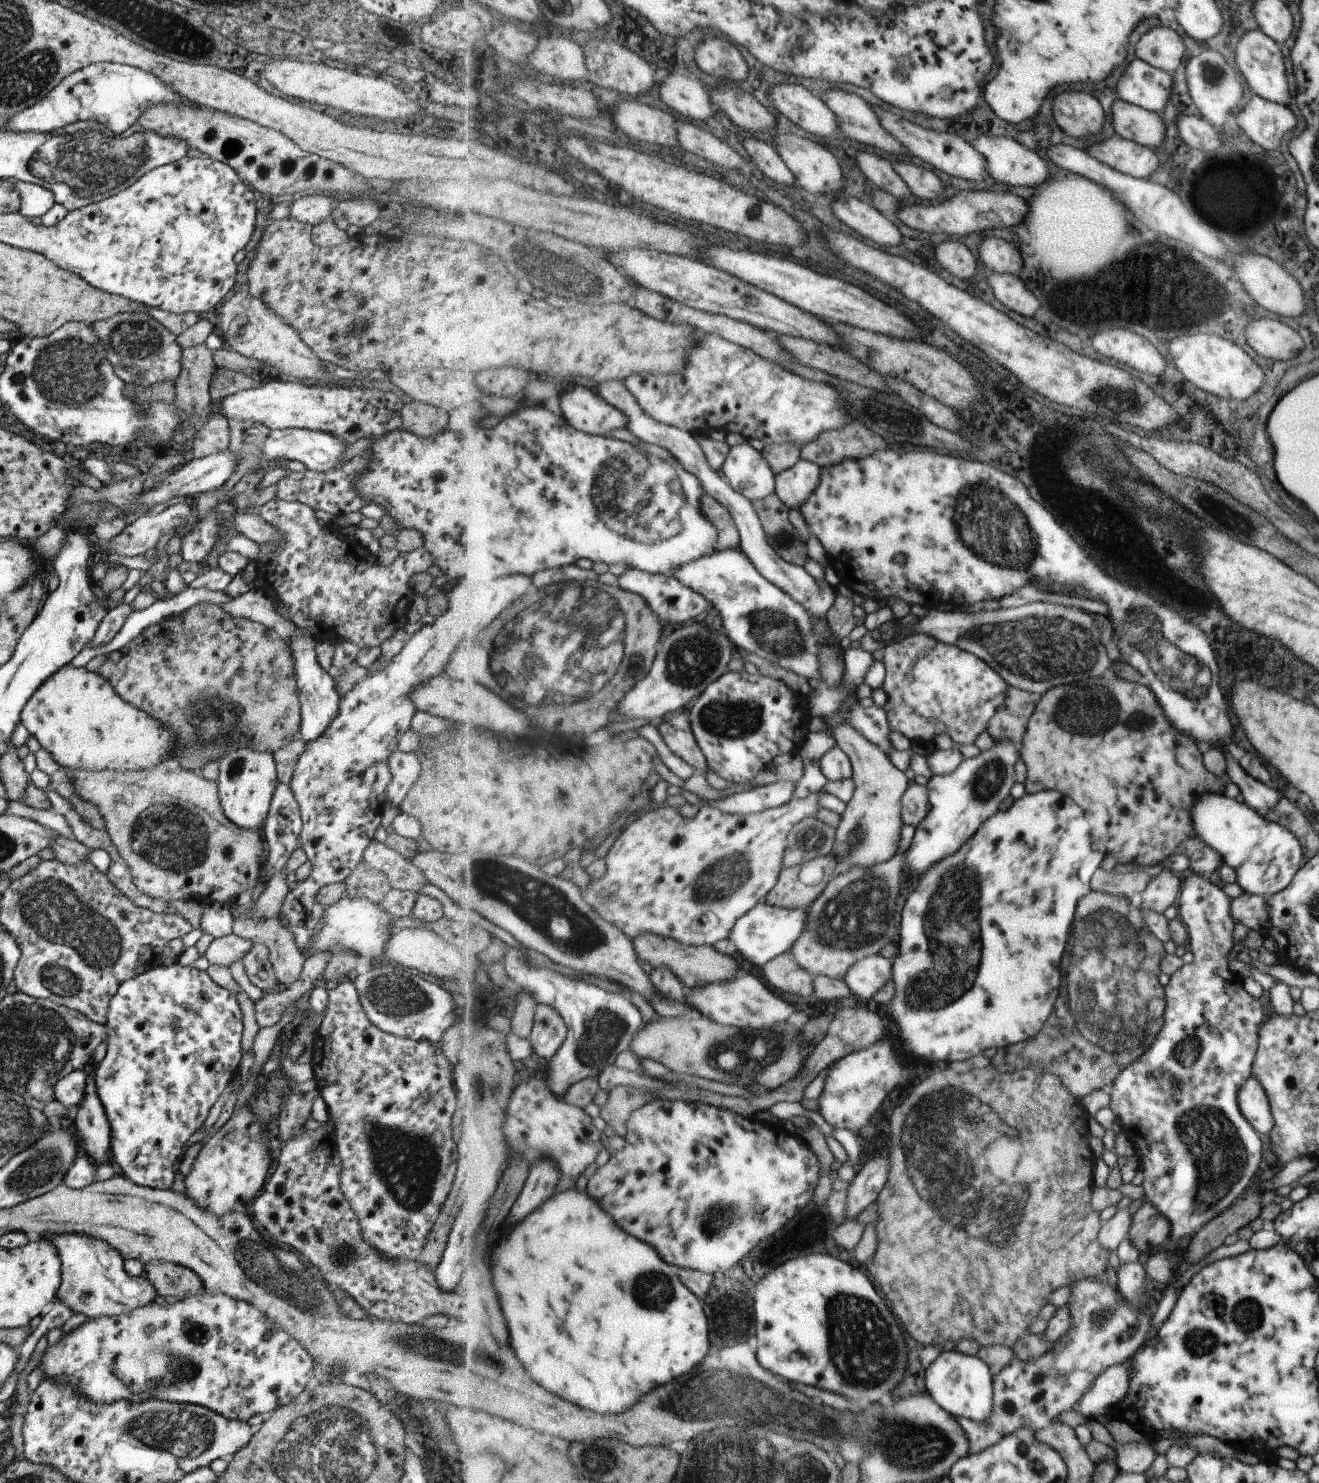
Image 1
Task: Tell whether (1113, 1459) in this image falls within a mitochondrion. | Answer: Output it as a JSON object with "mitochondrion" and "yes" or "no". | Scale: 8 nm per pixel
{"mitochondrion":"no"}

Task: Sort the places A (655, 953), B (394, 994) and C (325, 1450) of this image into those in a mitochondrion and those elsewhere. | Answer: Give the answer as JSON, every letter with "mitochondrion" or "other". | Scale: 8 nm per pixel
{"A":"other","B":"mitochondrion","C":"mitochondrion"}

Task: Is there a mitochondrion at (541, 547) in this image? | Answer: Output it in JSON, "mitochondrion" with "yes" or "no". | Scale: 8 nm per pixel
{"mitochondrion":"no"}

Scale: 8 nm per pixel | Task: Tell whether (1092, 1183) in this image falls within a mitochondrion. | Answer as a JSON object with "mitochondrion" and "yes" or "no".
{"mitochondrion":"no"}

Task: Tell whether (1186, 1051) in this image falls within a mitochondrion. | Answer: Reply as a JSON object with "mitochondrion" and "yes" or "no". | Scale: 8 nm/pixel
{"mitochondrion":"yes"}

